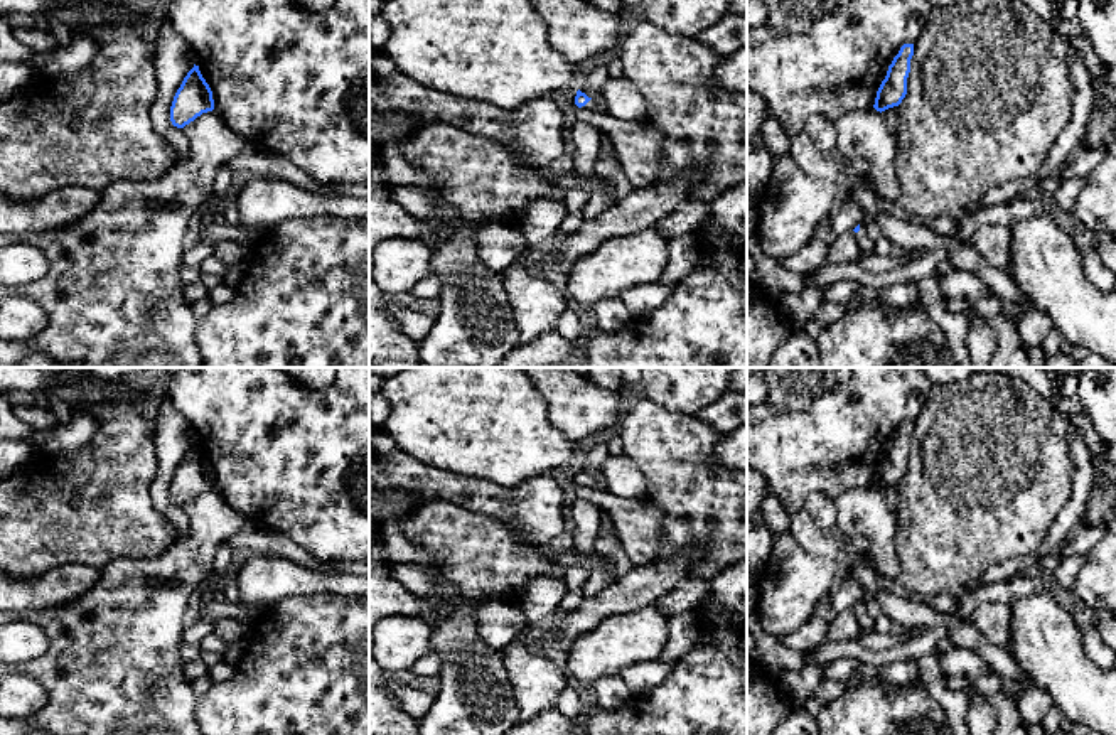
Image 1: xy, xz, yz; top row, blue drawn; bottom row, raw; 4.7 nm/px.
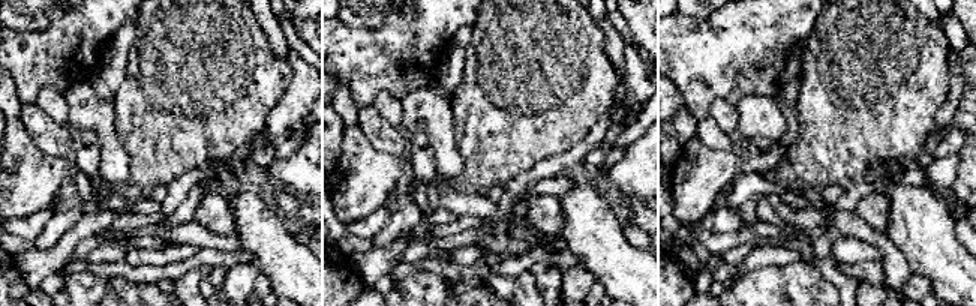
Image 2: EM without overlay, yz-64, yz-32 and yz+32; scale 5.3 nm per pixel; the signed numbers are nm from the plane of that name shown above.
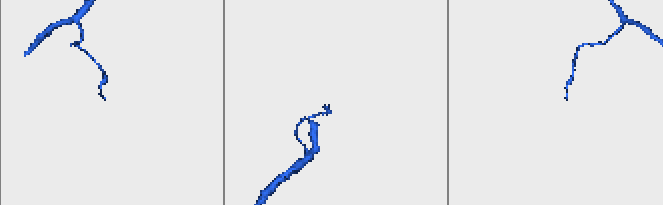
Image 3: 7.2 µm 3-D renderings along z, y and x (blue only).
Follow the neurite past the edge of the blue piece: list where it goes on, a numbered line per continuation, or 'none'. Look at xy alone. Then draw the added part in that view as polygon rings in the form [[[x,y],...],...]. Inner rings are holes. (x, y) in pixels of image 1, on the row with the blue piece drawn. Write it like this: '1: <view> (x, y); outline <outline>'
none

